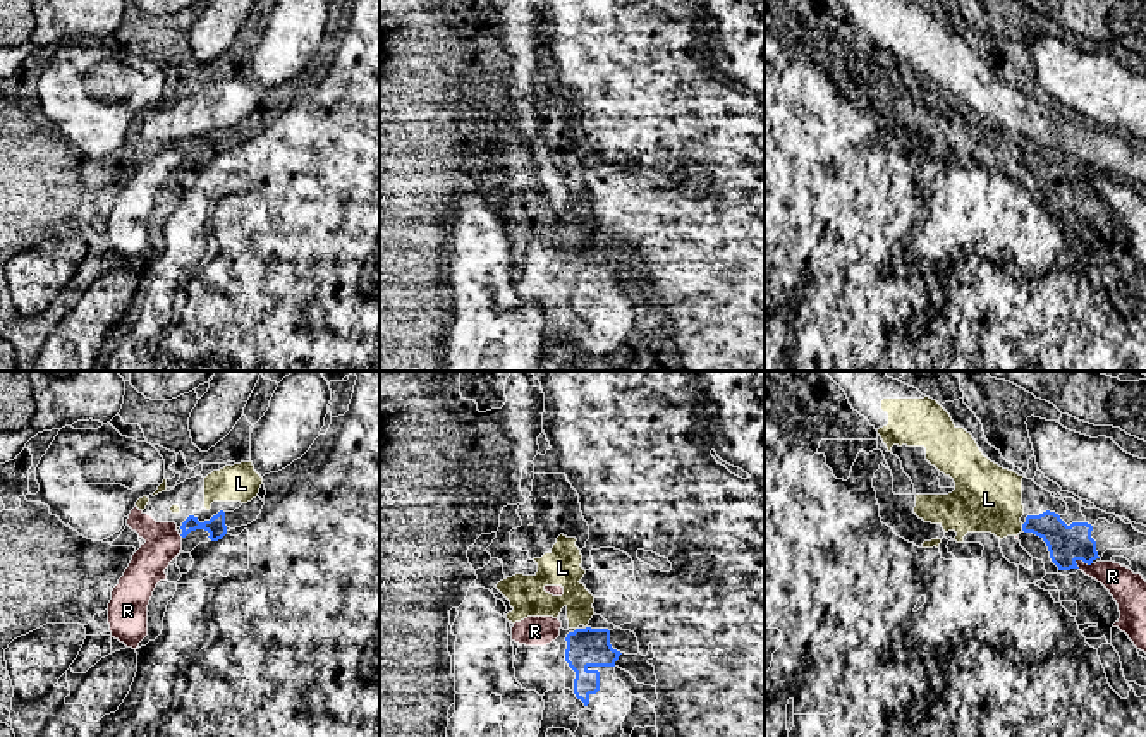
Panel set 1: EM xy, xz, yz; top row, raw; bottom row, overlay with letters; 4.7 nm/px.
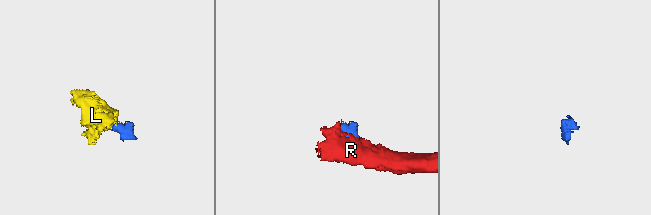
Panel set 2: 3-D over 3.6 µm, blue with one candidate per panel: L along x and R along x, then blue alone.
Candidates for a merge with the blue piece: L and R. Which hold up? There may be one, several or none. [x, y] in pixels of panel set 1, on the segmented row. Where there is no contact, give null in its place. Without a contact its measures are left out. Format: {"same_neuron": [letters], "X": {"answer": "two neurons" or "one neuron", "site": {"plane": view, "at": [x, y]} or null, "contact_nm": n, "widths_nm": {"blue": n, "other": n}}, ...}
{"same_neuron": ["L"], "L": {"answer": "one neuron", "site": {"plane": "yz", "at": [1023, 528]}, "contact_nm": 30, "widths_nm": {"blue": 180, "other": 320}}, "R": {"answer": "two neurons", "site": {"plane": "yz", "at": [1083, 560]}, "contact_nm": 90, "widths_nm": {"blue": 180, "other": 160}}}

